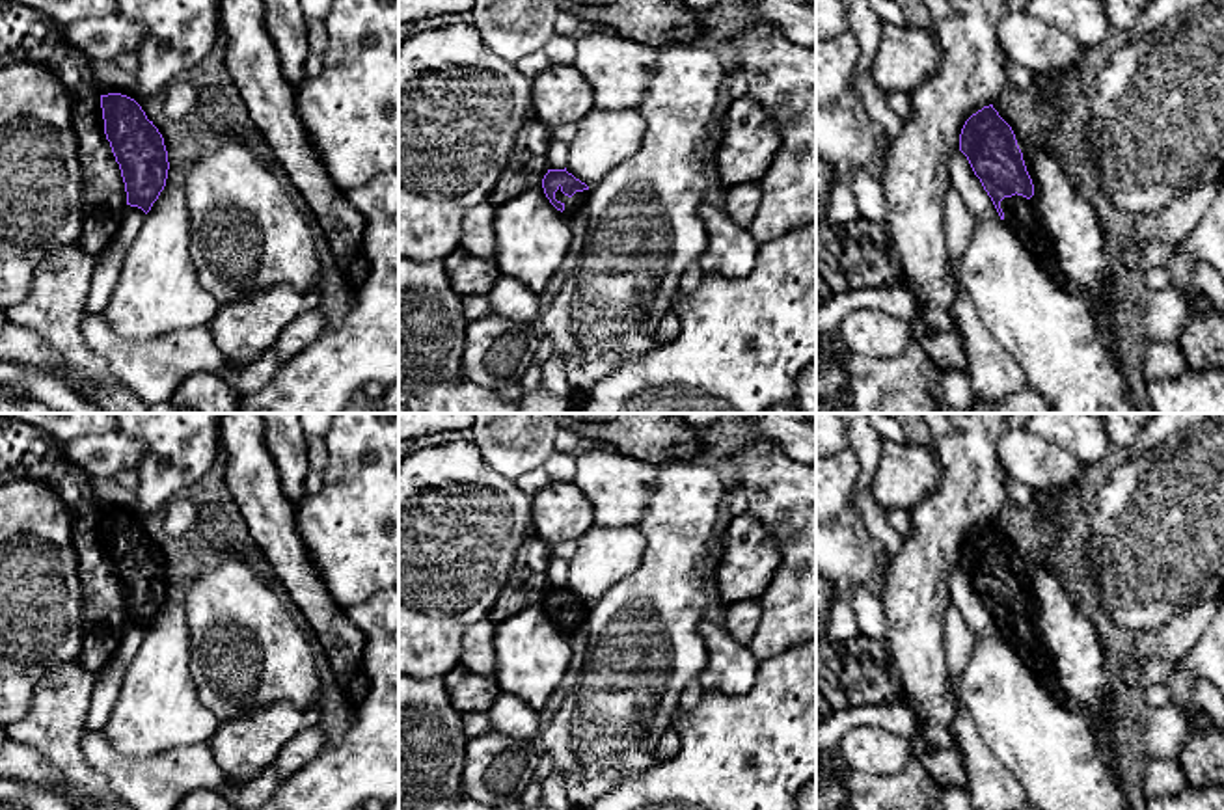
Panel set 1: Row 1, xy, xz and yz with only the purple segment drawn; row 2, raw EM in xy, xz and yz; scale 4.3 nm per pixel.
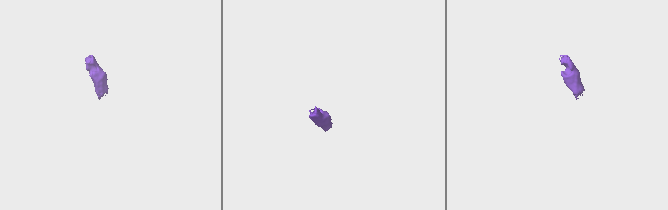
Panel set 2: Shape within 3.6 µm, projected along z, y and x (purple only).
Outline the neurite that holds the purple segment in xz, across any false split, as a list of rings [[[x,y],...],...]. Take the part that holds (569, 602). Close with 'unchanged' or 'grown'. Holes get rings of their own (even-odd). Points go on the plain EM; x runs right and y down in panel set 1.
[[[548,587],[542,596],[542,605],[550,620],[572,635],[581,624],[587,622],[589,603],[564,587]]] | grown

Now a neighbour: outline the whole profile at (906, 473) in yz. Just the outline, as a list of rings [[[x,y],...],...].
[[[883,441],[872,480],[872,495],[885,510],[911,512],[939,484],[941,469],[932,449]]]

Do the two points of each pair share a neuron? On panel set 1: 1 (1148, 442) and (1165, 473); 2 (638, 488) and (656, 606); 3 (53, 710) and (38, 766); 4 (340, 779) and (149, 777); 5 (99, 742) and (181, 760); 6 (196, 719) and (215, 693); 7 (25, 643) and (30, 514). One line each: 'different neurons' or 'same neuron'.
1: different neurons
2: different neurons
3: different neurons
4: different neurons
5: same neuron
6: different neurons
7: same neuron

